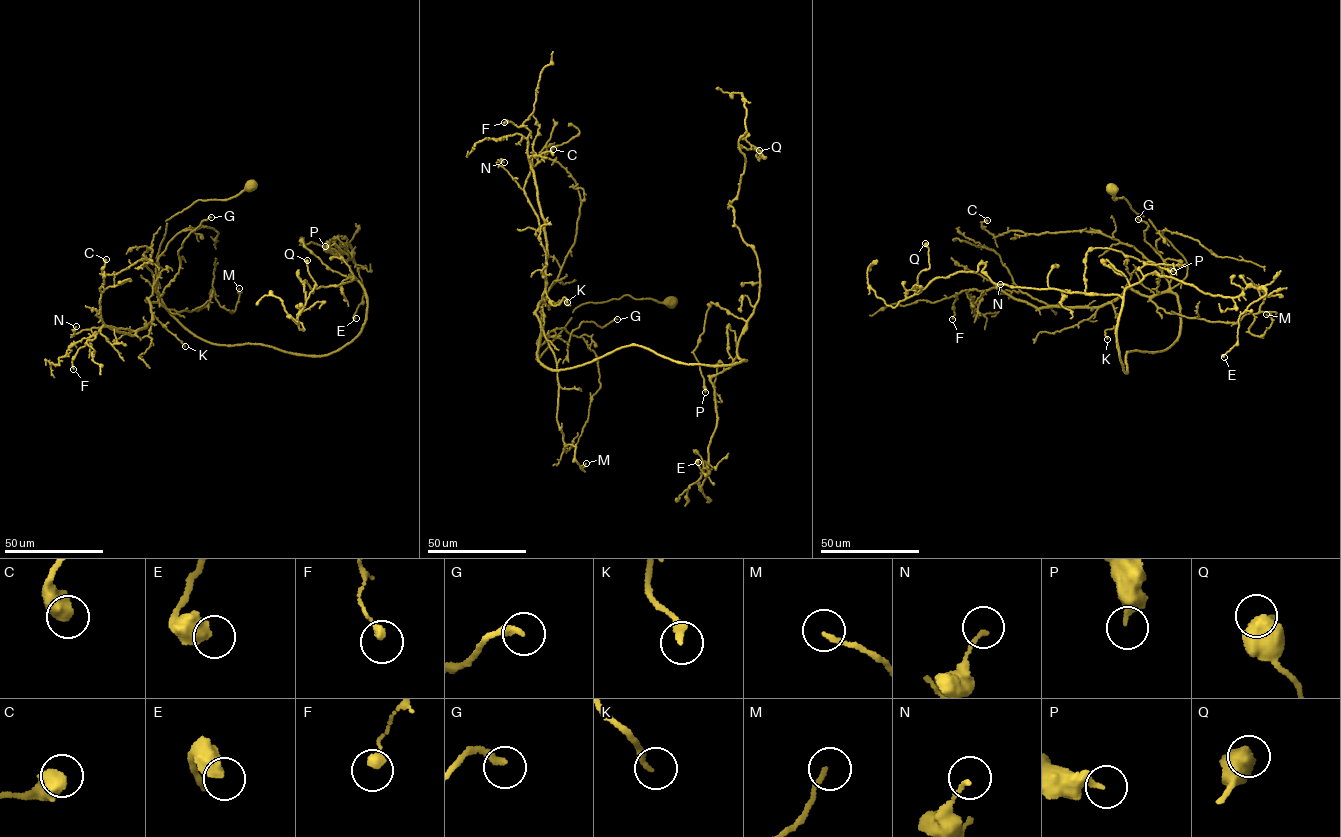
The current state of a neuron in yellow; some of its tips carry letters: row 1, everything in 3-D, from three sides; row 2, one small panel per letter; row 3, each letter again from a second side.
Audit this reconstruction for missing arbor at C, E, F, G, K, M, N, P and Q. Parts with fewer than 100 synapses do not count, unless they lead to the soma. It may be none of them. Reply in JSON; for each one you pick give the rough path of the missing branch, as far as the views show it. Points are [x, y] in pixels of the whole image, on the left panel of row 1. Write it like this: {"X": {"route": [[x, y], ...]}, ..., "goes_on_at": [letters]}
{"goes_on_at": []}

